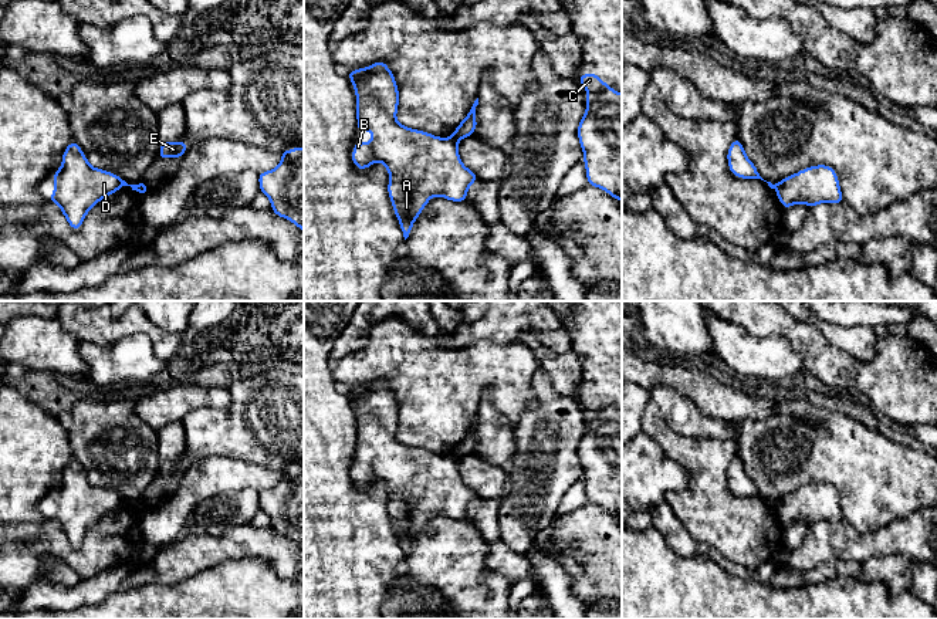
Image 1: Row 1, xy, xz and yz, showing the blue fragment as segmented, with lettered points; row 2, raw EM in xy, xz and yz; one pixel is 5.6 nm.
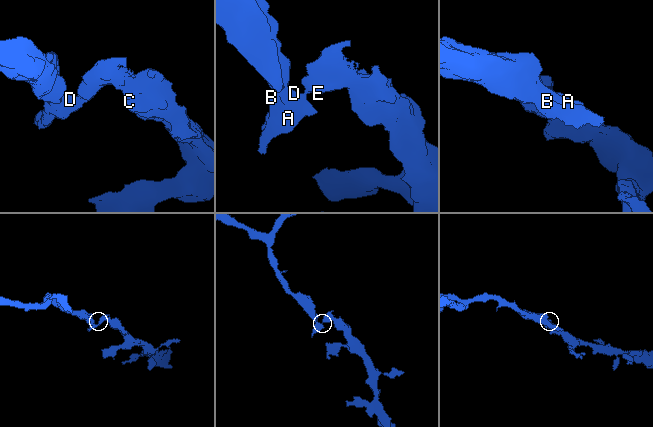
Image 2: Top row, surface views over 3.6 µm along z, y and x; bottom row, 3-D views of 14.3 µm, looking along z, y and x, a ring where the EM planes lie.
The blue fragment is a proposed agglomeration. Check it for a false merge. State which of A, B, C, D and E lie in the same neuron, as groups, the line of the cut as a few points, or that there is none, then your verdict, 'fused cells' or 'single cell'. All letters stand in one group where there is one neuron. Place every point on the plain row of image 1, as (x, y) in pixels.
A B D / C E | xy (135, 503), (137, 507) | fused cells

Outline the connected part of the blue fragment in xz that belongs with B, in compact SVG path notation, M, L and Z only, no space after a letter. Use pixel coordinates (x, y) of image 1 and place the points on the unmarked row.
M385 379L373 380L368 386L354 388L346 393L356 412L356 447L372 450L369 461L356 460L354 463L352 480L359 488L365 488L375 480L382 480L386 484L389 490L388 513L406 558L415 538L433 514L464 521L470 503L480 497L463 483L459 474L459 457L454 454L439 456L419 447L406 446L396 439L399 407L393 390Z

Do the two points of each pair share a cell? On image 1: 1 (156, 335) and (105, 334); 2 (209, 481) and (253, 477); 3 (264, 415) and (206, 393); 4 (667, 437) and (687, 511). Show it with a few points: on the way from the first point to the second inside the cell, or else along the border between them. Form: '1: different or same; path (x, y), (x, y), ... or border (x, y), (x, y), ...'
1: same; path (144, 327), (118, 328)
2: same; path (220, 477), (242, 477)
3: different; border (230, 391), (230, 402), (226, 406), (196, 411)
4: same; path (686, 456), (702, 472), (702, 493)

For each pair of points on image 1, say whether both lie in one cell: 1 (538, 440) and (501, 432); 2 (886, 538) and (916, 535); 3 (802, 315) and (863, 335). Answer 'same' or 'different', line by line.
1: different
2: same
3: same

